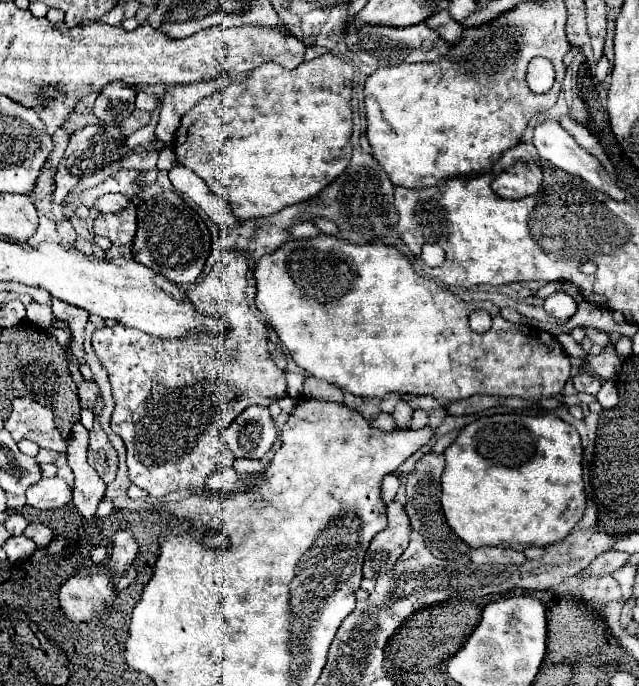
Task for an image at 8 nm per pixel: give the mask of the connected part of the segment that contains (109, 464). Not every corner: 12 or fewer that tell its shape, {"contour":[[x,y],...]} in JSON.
{"contour":[[99,395],[90,430],[88,464],[110,484],[118,472],[116,450],[99,424]]}

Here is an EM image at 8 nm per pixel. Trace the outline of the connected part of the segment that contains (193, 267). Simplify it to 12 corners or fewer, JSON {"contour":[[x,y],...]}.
{"contour":[[178,192],[138,204],[136,262],[196,282],[204,220]]}

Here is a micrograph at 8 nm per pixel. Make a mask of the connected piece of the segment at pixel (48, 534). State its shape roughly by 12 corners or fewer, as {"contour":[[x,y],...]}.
{"contour":[[29,524],[24,530],[36,546],[46,546],[54,532],[43,524]]}

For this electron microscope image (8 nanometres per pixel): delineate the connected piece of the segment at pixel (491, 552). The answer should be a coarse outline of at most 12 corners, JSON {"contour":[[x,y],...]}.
{"contour":[[502,546],[470,548],[474,564],[522,564],[522,552]]}

